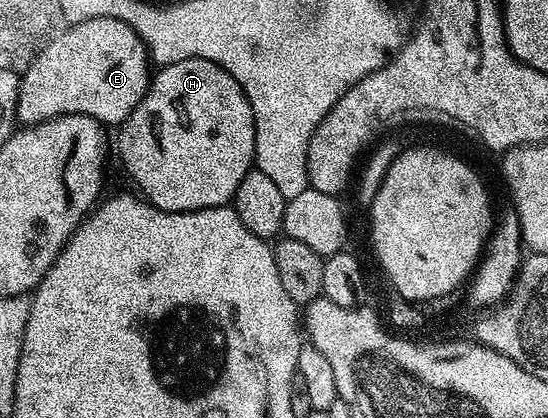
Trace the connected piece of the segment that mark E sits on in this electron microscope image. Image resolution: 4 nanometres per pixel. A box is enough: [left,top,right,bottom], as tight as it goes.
[18,17,152,127]

